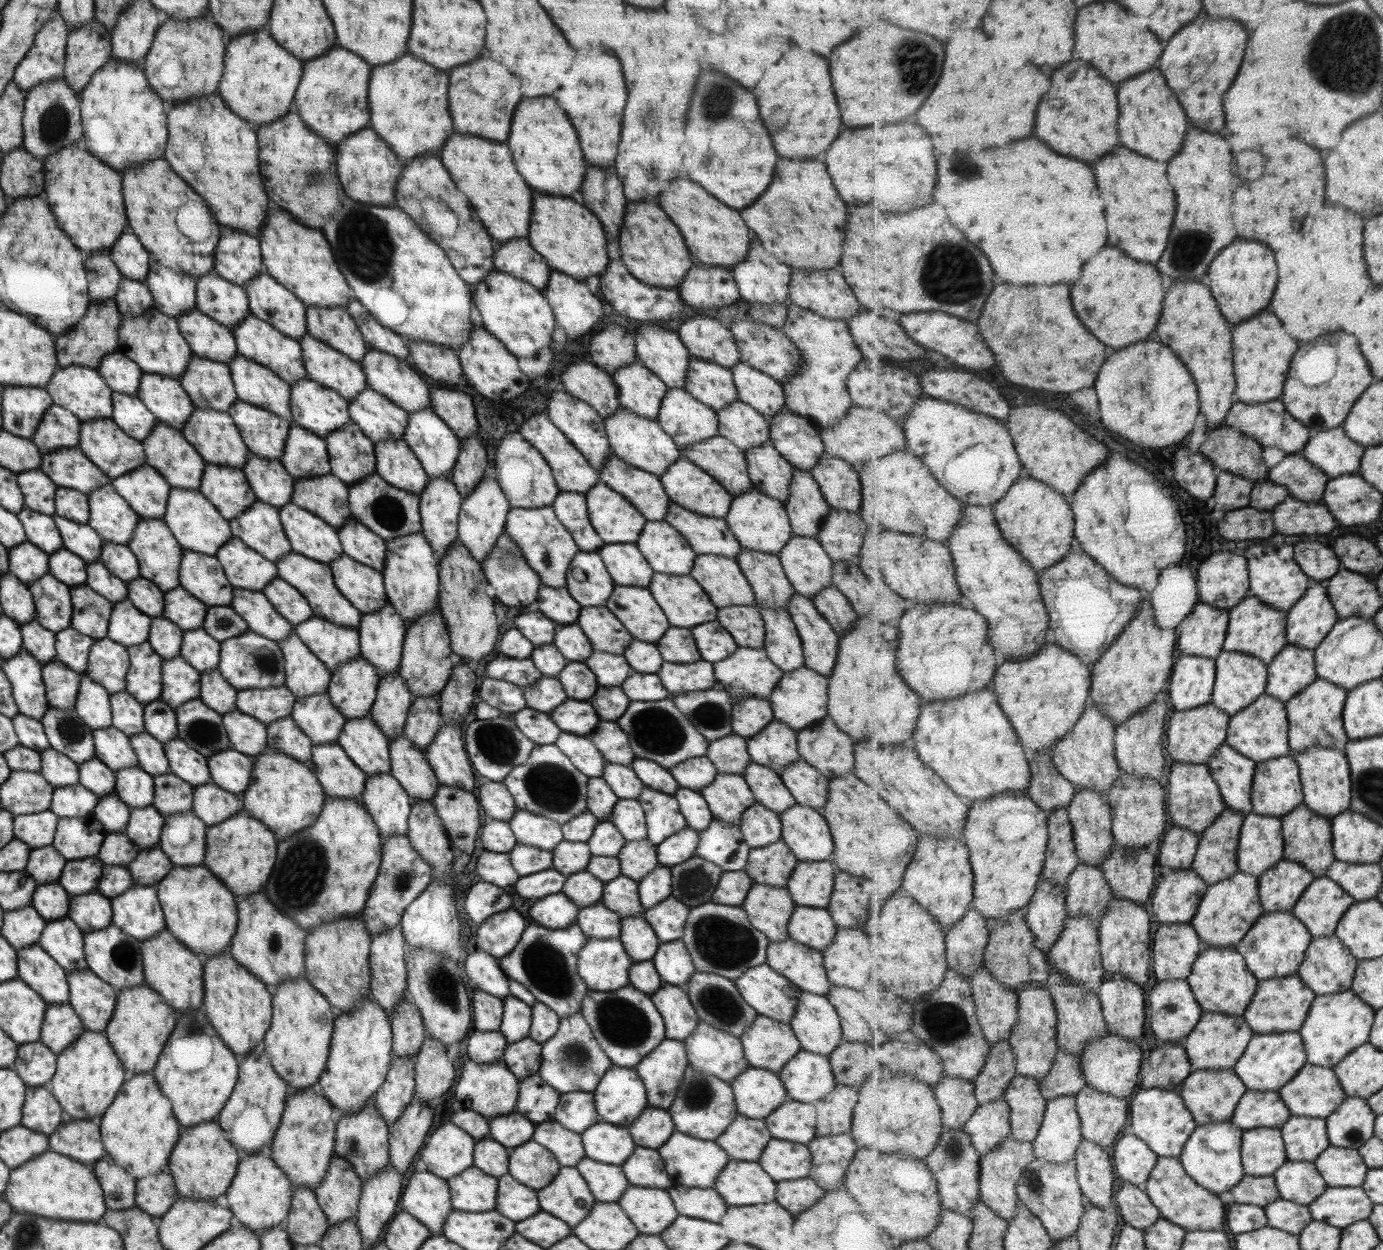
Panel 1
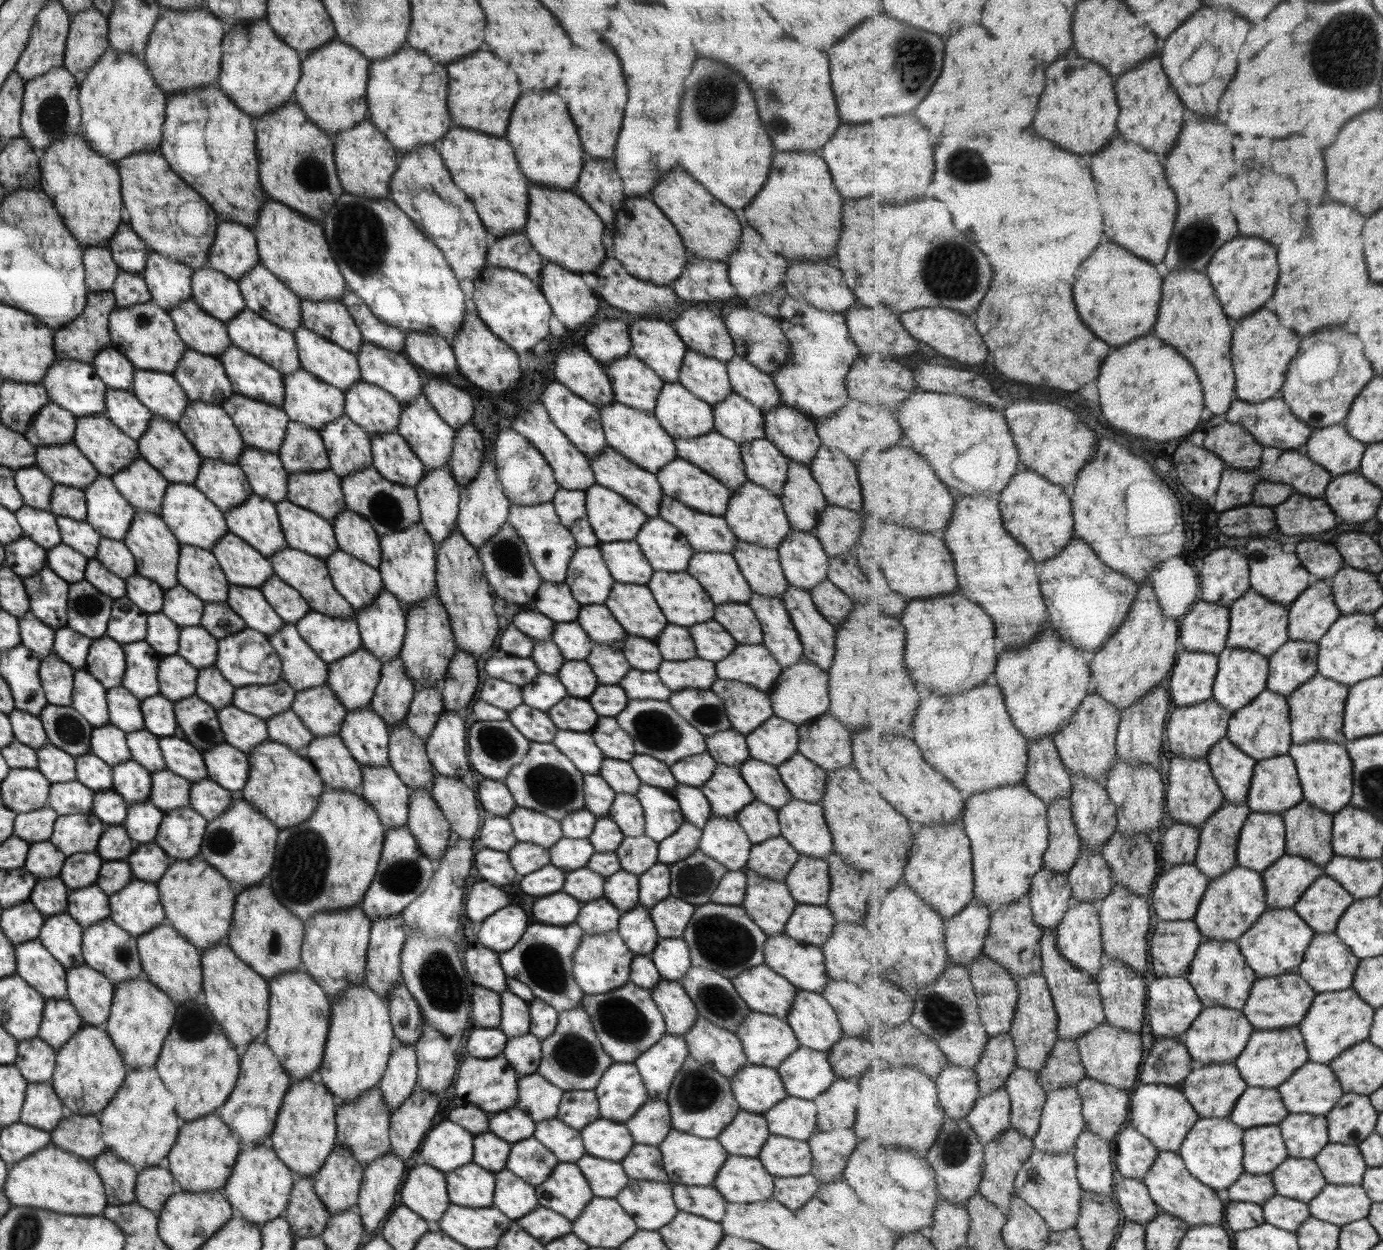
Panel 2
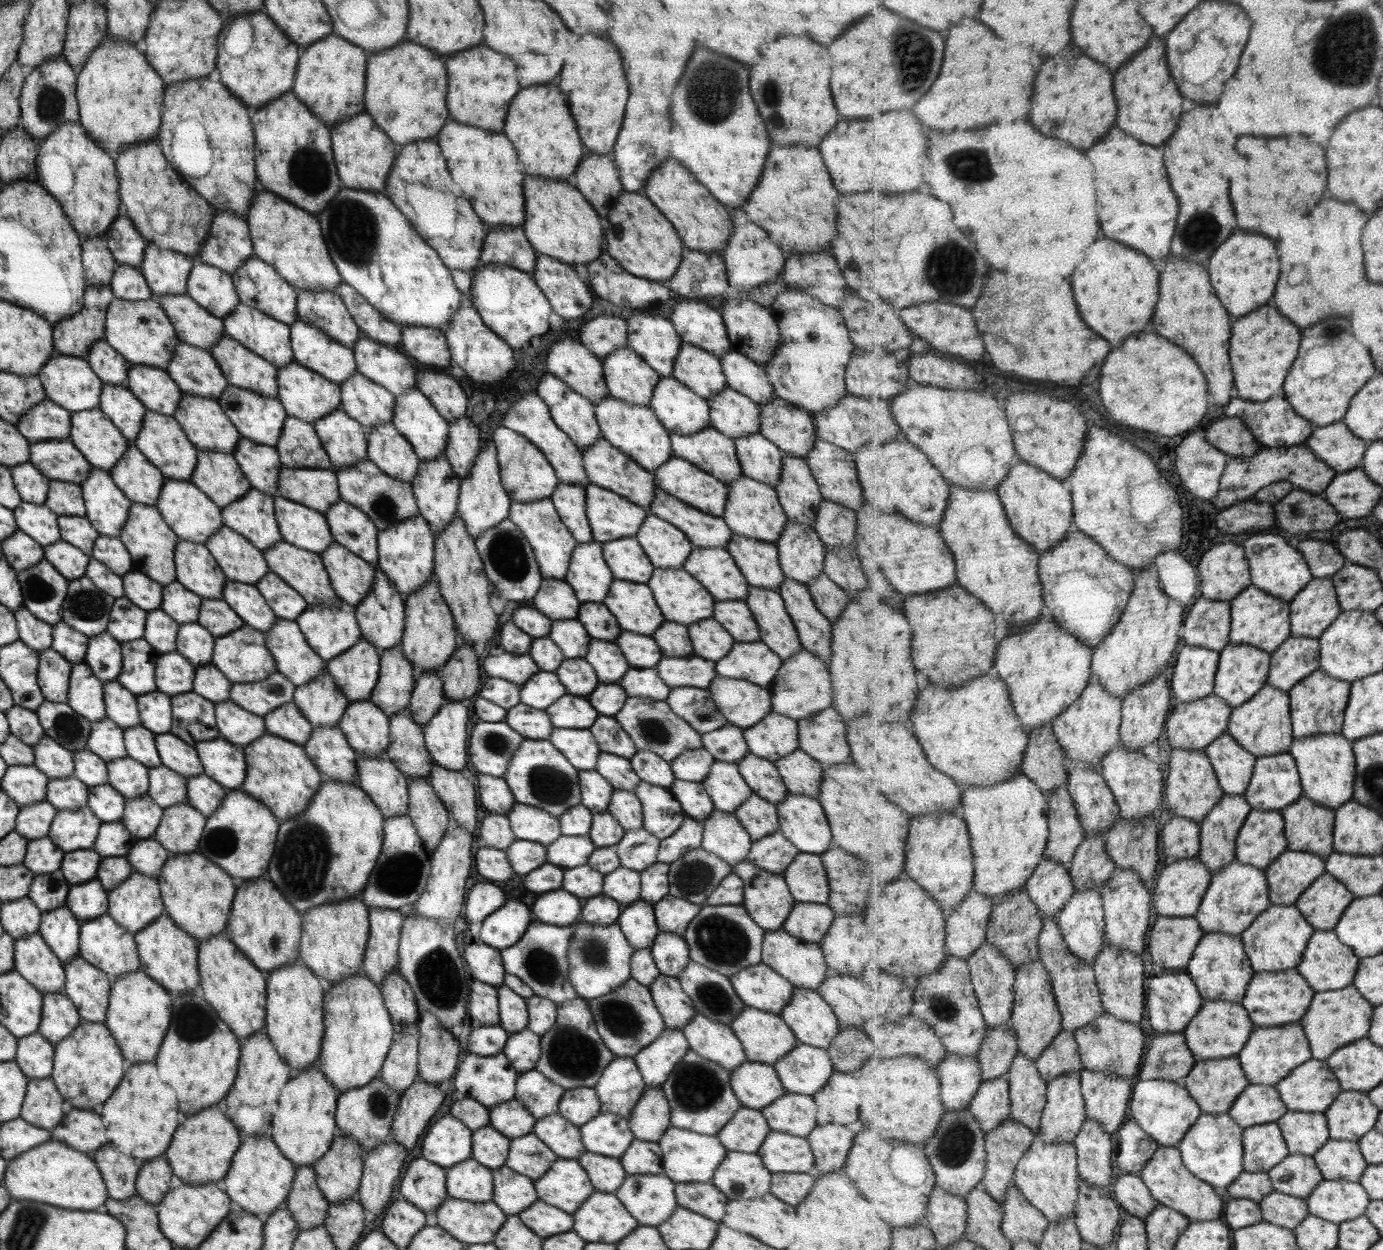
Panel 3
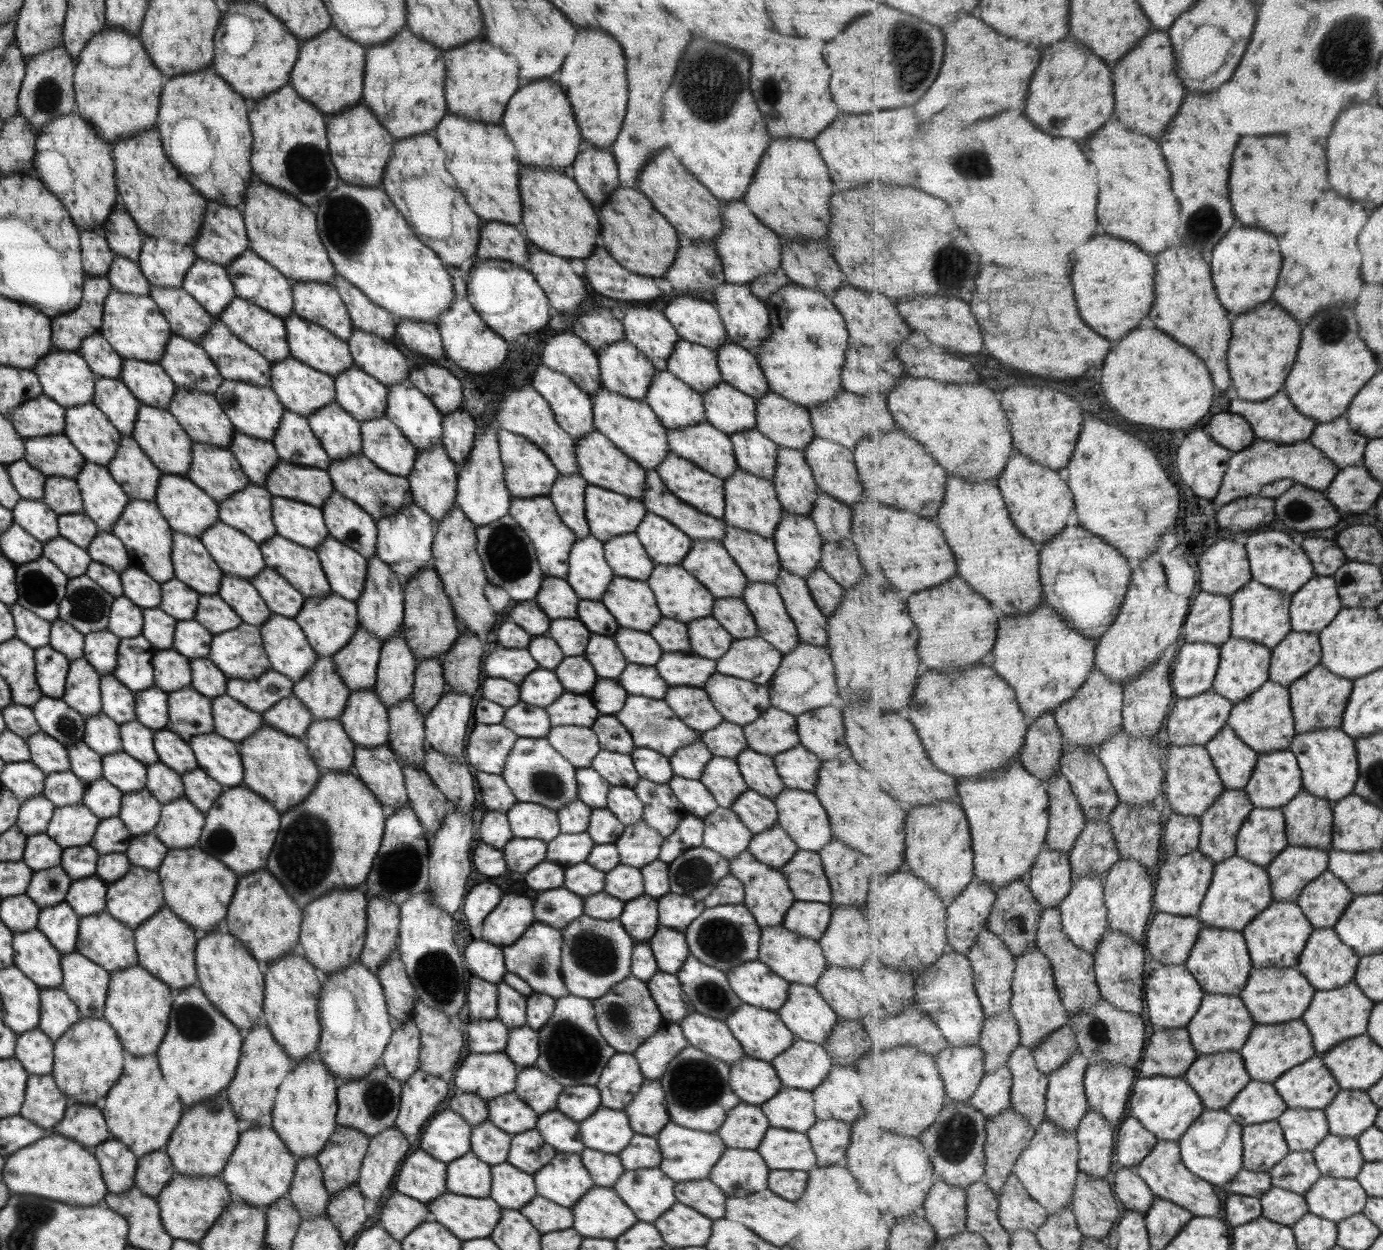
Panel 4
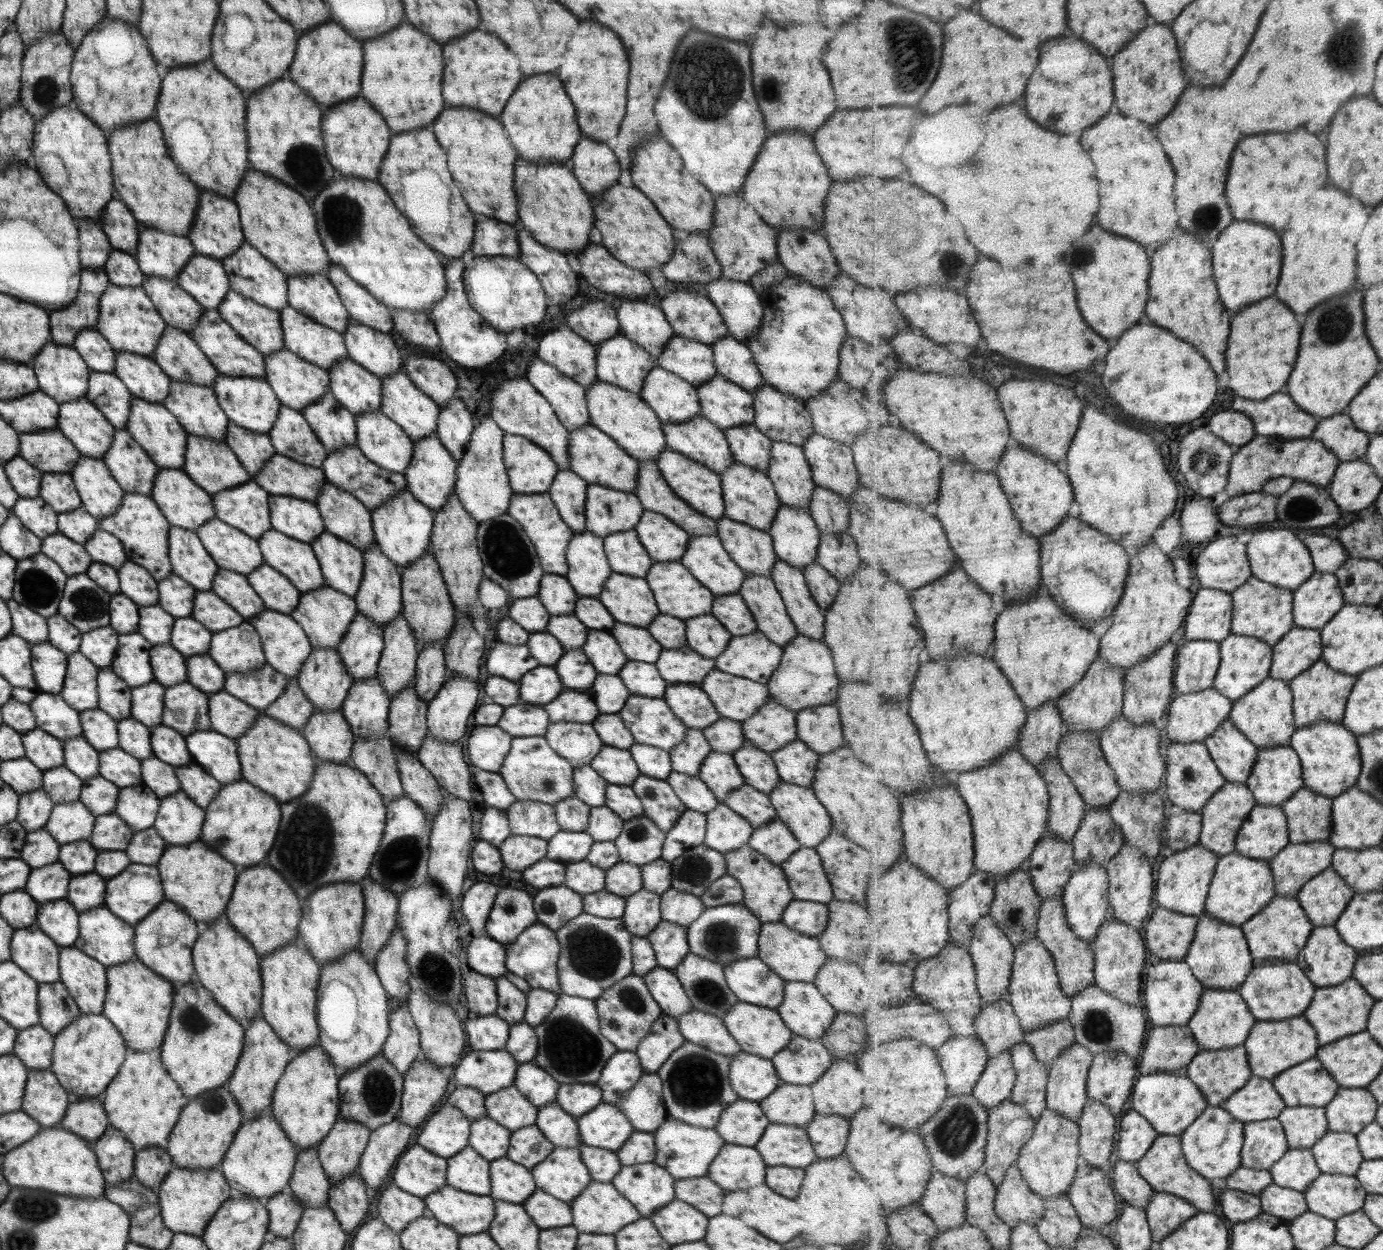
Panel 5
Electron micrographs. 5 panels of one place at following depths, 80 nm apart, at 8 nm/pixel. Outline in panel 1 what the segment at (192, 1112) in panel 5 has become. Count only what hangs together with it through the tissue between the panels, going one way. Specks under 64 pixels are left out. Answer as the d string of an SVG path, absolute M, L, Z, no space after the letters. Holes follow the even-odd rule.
M217 1121L187 1127L174 1144L169 1157L169 1174L176 1193L183 1199L209 1201L225 1195L236 1173L241 1154L225 1138Z

